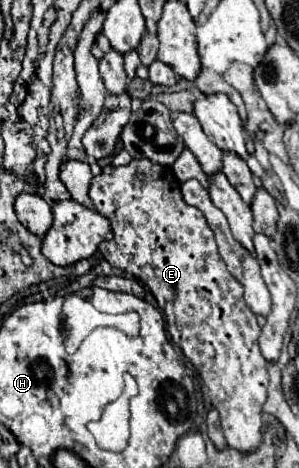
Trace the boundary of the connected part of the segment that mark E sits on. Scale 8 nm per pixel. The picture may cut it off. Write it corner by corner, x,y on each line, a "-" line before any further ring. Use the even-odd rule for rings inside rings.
132,158
126,166
104,166
100,176
92,178
88,194
94,202
94,208
110,220
114,234
112,240
104,240
100,244
102,256
112,266
134,274
152,290
158,306
164,310
166,330
172,342
180,346
184,356
196,366
208,388
214,408
220,412
220,422
228,446
240,452
256,450
262,428
260,414
268,388
268,362
258,348
260,326
256,322
256,314
248,310
240,282
228,274
204,214
184,202
180,194
180,182
176,180
172,168
156,166
156,162
148,162
148,158

